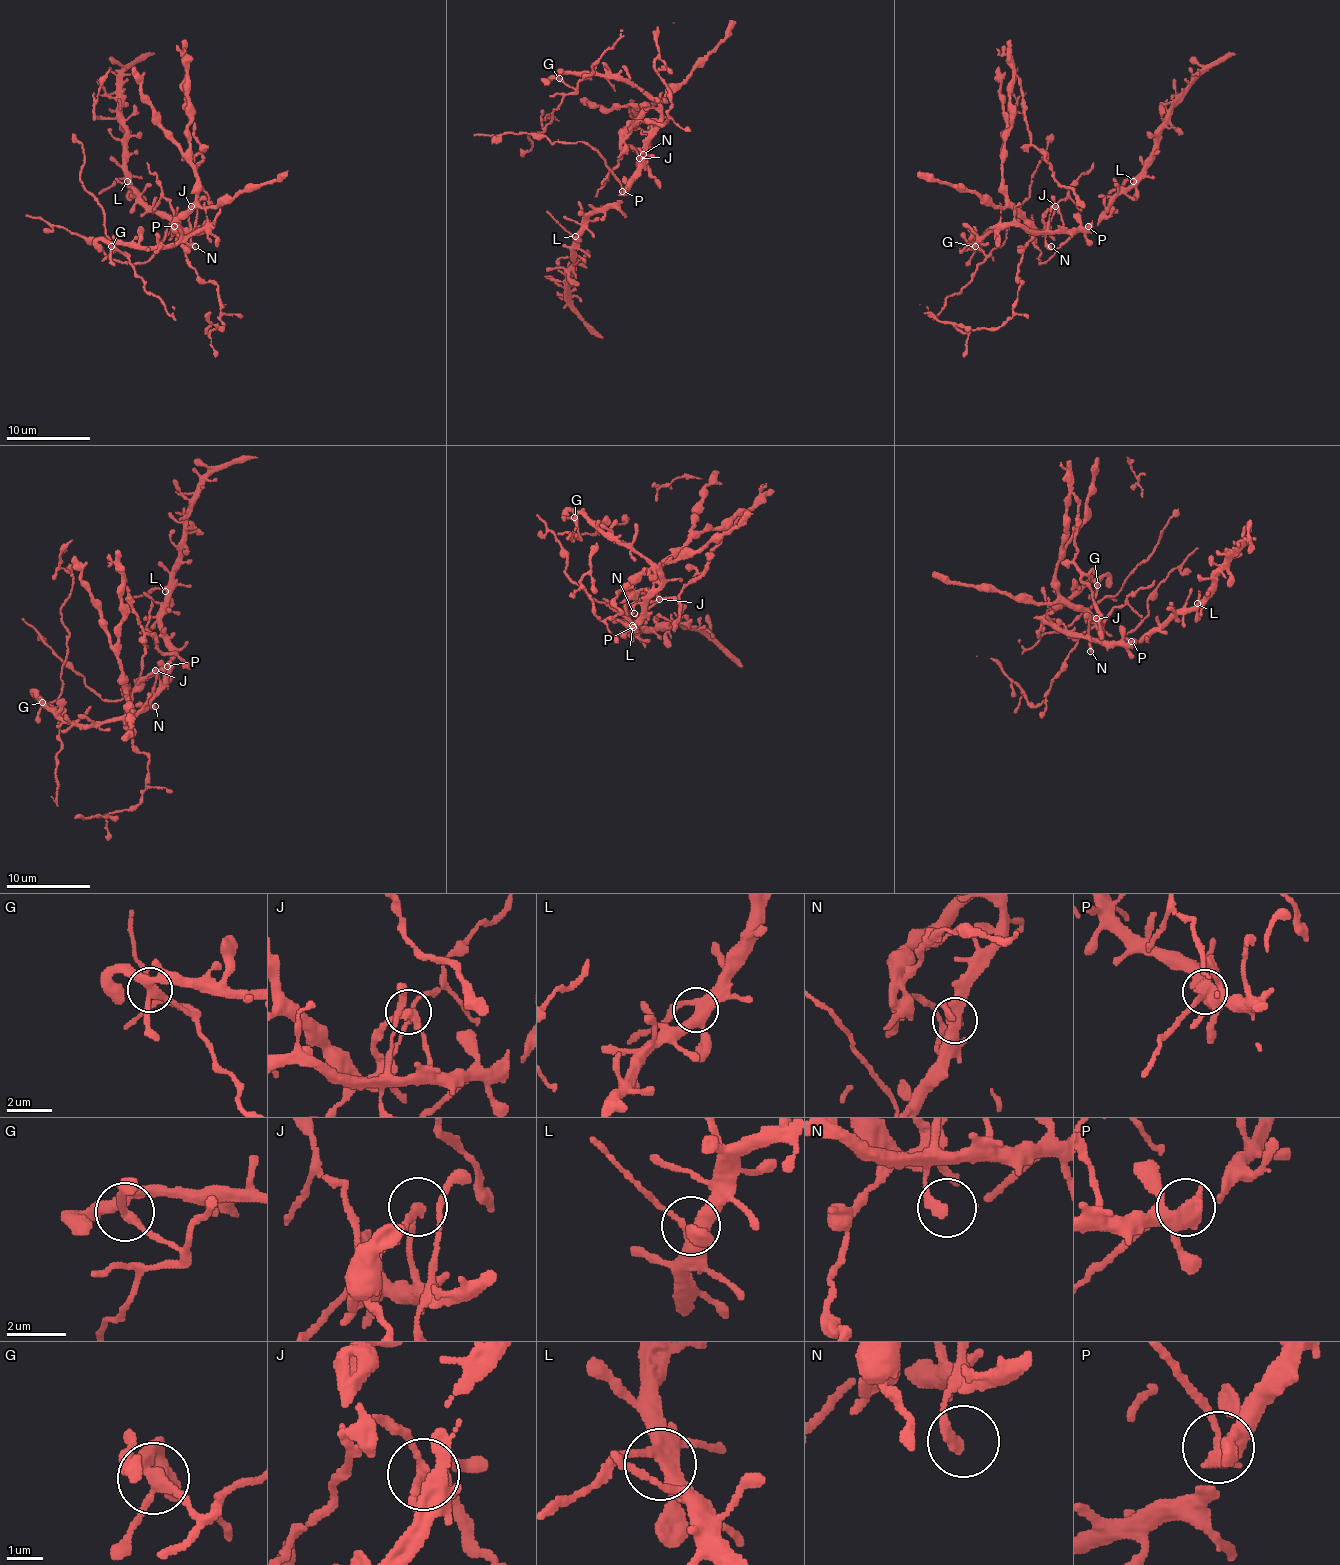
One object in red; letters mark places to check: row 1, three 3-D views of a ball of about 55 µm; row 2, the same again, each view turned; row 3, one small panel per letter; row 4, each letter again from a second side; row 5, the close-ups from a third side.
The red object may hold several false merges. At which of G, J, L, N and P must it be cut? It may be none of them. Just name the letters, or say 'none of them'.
G, J, P

